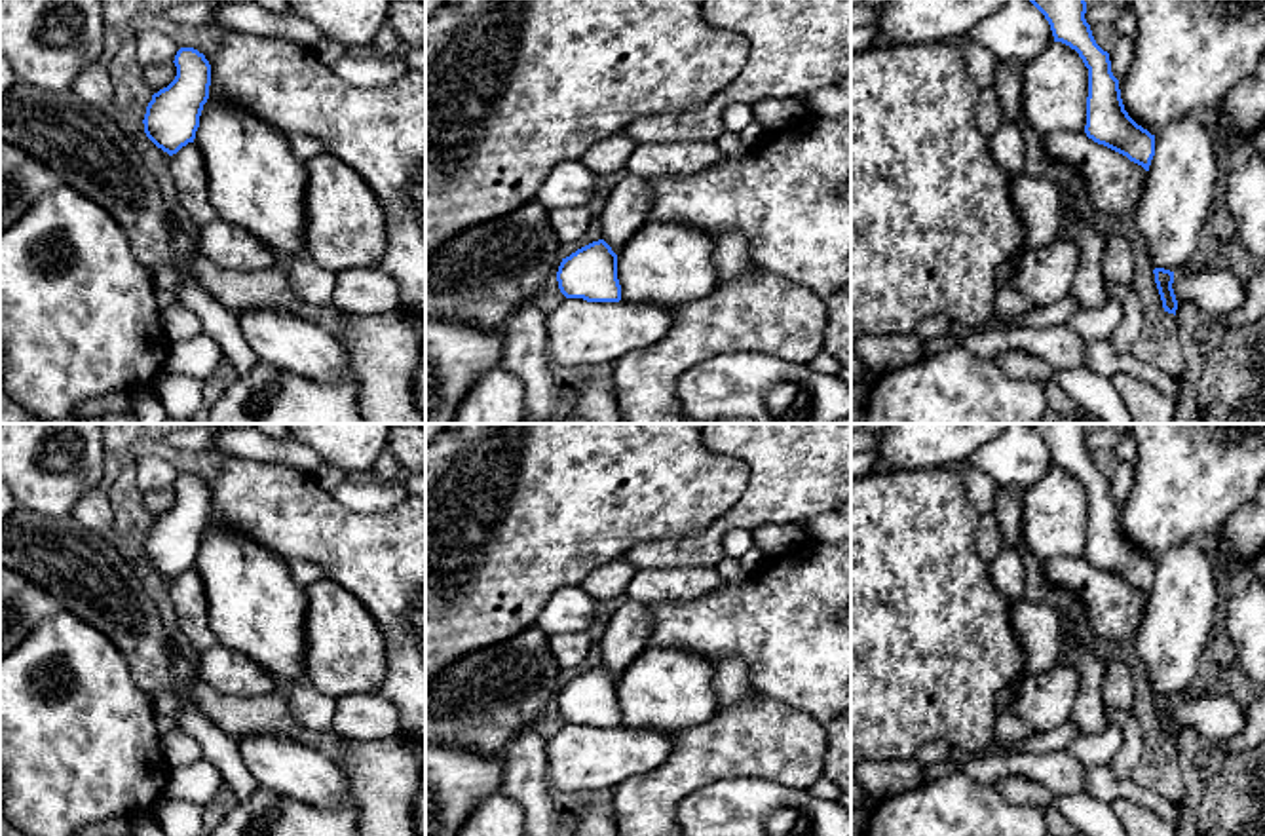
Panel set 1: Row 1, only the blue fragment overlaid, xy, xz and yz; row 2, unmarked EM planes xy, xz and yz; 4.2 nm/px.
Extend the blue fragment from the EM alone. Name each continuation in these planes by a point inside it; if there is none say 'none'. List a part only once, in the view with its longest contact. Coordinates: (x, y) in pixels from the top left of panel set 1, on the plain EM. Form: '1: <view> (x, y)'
none

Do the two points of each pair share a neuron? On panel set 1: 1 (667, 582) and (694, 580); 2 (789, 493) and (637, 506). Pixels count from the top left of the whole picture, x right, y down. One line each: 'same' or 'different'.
1: same
2: different

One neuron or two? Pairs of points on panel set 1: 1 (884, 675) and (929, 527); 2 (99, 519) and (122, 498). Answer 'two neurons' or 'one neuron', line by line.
1: one neuron
2: two neurons

